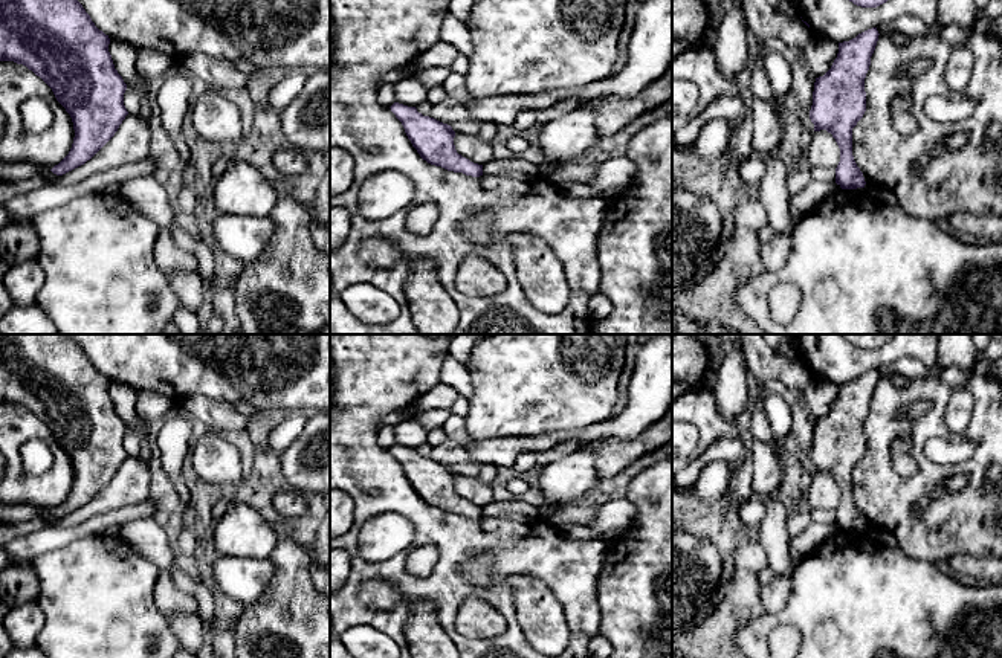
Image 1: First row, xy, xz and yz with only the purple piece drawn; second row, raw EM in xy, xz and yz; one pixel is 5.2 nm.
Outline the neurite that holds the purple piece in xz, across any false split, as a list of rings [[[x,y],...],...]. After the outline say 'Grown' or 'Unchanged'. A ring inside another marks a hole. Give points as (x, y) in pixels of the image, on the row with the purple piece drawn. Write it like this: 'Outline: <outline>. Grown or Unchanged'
Outline: [[[394,102],[391,111],[402,122],[408,139],[420,157],[431,165],[466,176],[483,176],[483,165],[474,163],[457,153],[455,131],[451,125],[434,118],[423,116],[415,107]]]. Unchanged

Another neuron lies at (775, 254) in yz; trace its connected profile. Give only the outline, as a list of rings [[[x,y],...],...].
[[[776,232],[774,238],[770,243],[761,246],[761,260],[765,267],[765,272],[781,270],[791,250],[791,234]]]

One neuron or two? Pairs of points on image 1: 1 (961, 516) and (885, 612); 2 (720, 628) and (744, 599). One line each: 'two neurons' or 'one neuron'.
1: two neurons
2: one neuron

